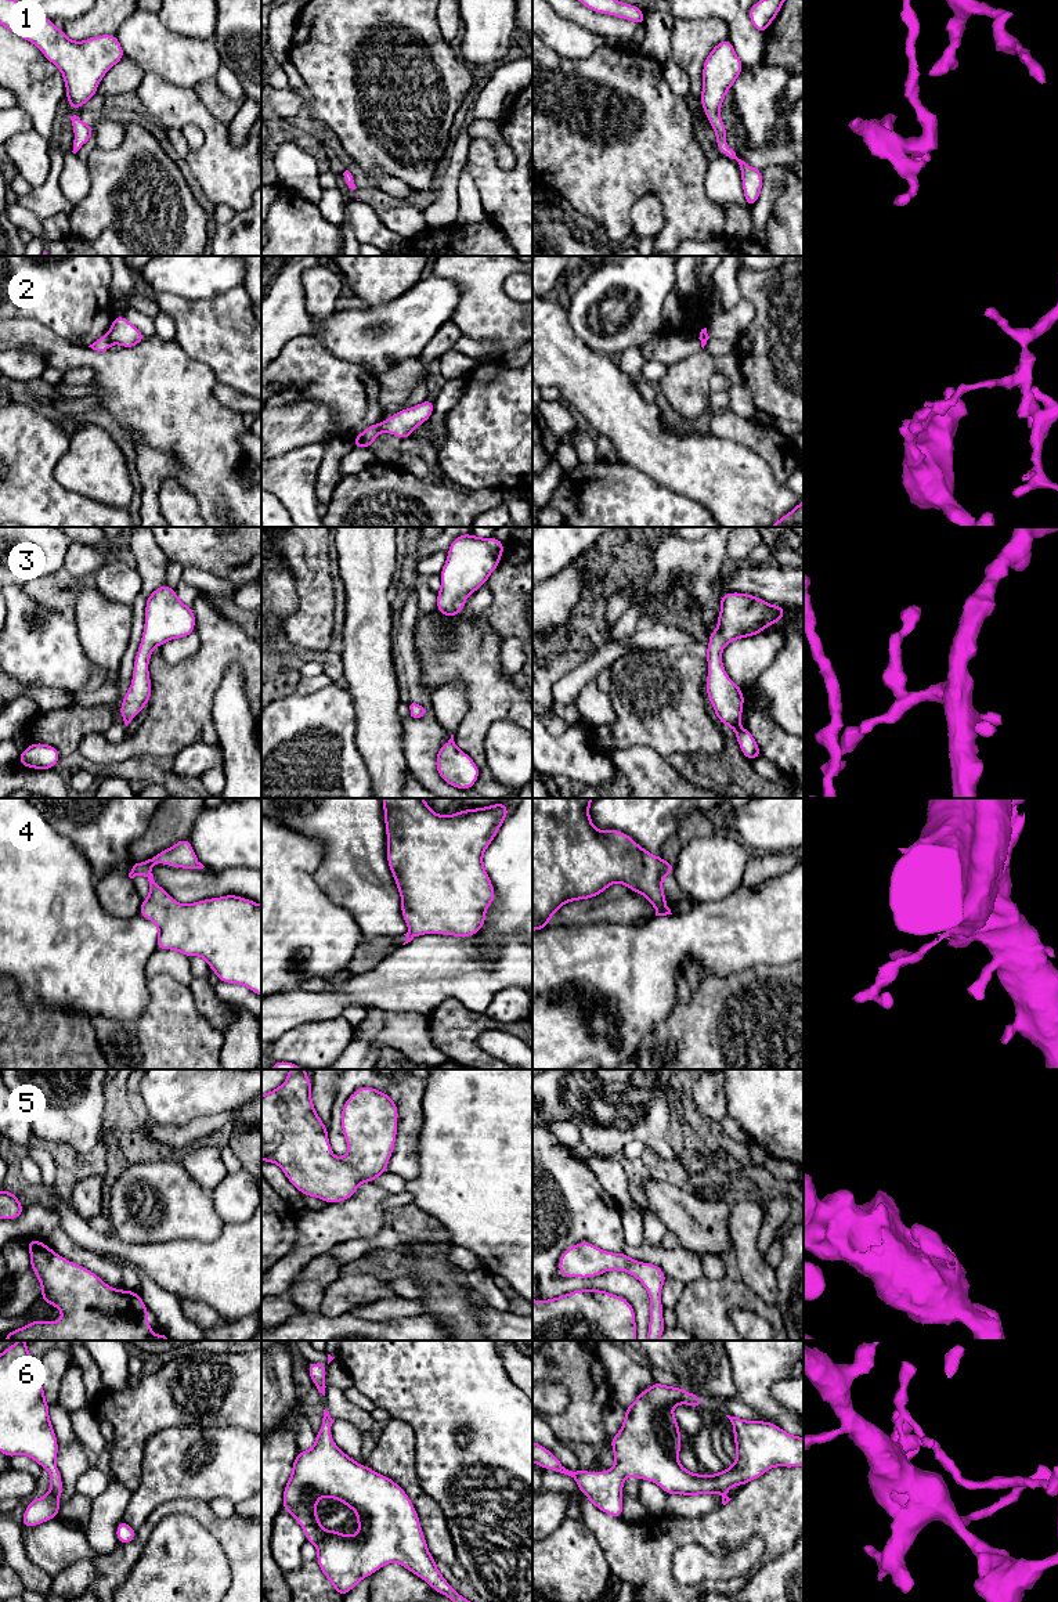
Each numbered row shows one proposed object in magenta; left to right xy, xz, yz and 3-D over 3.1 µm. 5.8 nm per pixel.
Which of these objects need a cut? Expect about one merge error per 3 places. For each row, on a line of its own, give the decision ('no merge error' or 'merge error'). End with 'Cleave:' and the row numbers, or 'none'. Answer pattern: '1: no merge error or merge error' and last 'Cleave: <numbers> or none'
1: no merge error
2: merge error
3: no merge error
4: no merge error
5: no merge error
6: no merge error
Cleave: 2

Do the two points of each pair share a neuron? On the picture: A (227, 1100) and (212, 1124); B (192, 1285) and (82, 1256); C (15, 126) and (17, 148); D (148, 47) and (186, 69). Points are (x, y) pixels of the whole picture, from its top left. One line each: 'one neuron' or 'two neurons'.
A: two neurons
B: two neurons
C: two neurons
D: one neuron

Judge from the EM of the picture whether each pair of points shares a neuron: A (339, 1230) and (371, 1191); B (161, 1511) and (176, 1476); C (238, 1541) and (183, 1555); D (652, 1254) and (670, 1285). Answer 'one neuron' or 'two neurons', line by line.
A: one neuron
B: two neurons
C: two neurons
D: two neurons

